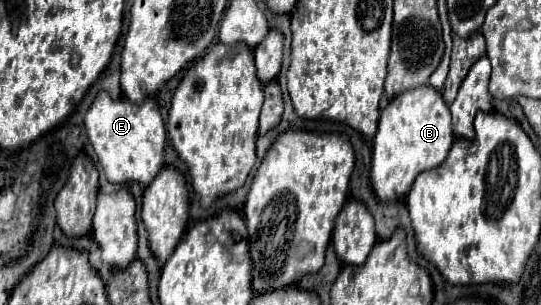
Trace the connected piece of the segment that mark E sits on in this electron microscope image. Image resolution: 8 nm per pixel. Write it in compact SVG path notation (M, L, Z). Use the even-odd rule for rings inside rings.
M101 91L85 115L85 129L109 183L139 181L149 185L165 165L165 123L153 97L145 97L145 101L137 105L125 97L111 99L105 91Z

